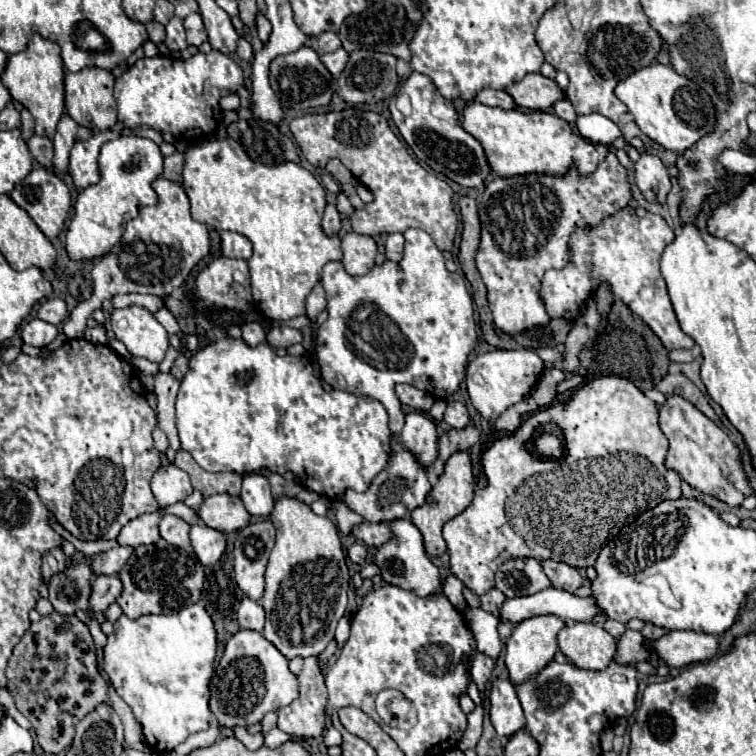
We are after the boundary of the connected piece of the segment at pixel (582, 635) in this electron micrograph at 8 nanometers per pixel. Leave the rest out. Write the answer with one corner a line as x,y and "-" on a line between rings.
574,622
558,632
560,652
582,670
604,670
616,652
616,640
596,622

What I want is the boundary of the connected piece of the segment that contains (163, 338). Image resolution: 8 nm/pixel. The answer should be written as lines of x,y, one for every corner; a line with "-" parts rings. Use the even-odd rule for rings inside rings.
136,304
128,308
114,308
110,314
110,326
132,356
142,356
152,362
164,360
170,346
168,332
156,320
154,312

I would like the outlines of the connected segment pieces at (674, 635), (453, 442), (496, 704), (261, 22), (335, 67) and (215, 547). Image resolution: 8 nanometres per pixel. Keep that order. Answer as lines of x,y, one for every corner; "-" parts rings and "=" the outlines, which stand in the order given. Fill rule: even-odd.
674,630
658,640
652,640
650,648
666,666
680,668
692,662
704,662
712,658
718,650
718,638
702,632
=
466,426
462,430
448,430
446,434
440,436
438,440
438,458
434,462
434,472
440,476
444,470
446,460
458,452
458,450
468,450
480,440
480,430
476,426
=
498,678
490,688
490,722
498,736
512,736
524,728
524,714
510,680
=
258,12
258,18
256,18
256,34
258,34
258,38
260,38
262,42
266,42
268,36
270,36
270,32
272,32
270,20
266,18
264,12
=
344,48
332,52
332,54
320,54
320,58
324,60
324,66
330,70
330,74
340,76
340,72
344,70
346,62
348,62
348,52
=
194,524
190,528
190,542
202,566
216,564
226,550
226,536
204,524

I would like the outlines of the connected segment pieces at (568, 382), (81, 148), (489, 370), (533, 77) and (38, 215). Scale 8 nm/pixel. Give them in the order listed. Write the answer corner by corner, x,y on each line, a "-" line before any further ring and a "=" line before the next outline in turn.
578,373
573,374
563,380
562,384
558,384
558,394
564,394
564,392
568,390
574,390
578,388
578,386
582,386
584,382
585,378
582,375
=
94,132
88,140
74,144
70,152
68,174
72,176
74,186
78,190
98,182
98,164
96,164
98,152
100,152
100,146
110,138
116,138
116,134
114,132
=
526,348
520,350
494,350
482,356
476,356
466,368
466,386
474,408
482,414
484,420
494,422
506,408
520,402
538,382
538,376
544,372
544,362
=
526,74
526,78
522,78
520,82
504,90
514,98
516,106
528,108
528,110
546,110
556,100
566,98
564,92
556,86
556,82
550,78
544,78
542,74
=
34,168
22,182
18,182
18,186
14,186
14,190
8,194
22,210
28,212
28,216
36,222
36,226
52,240
56,238
62,230
64,230
64,222
70,214
70,206
72,206
72,194
70,188
66,186
66,182
56,176
52,170
46,168

